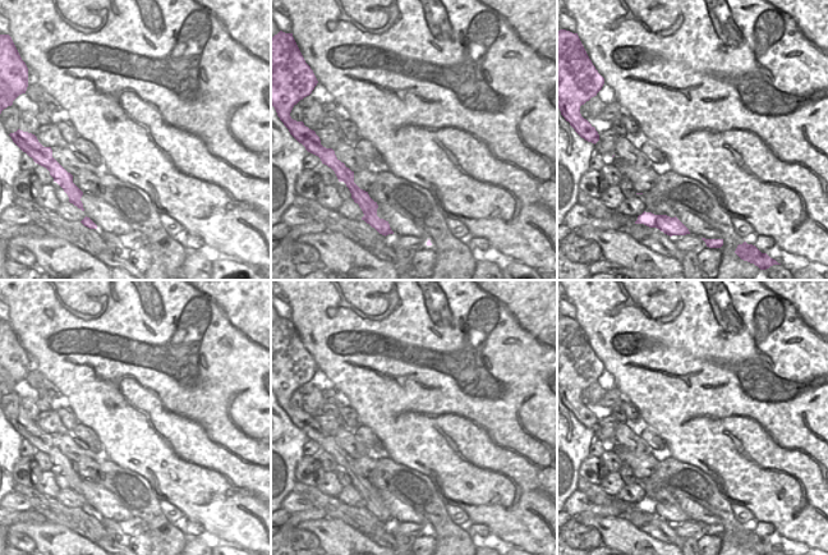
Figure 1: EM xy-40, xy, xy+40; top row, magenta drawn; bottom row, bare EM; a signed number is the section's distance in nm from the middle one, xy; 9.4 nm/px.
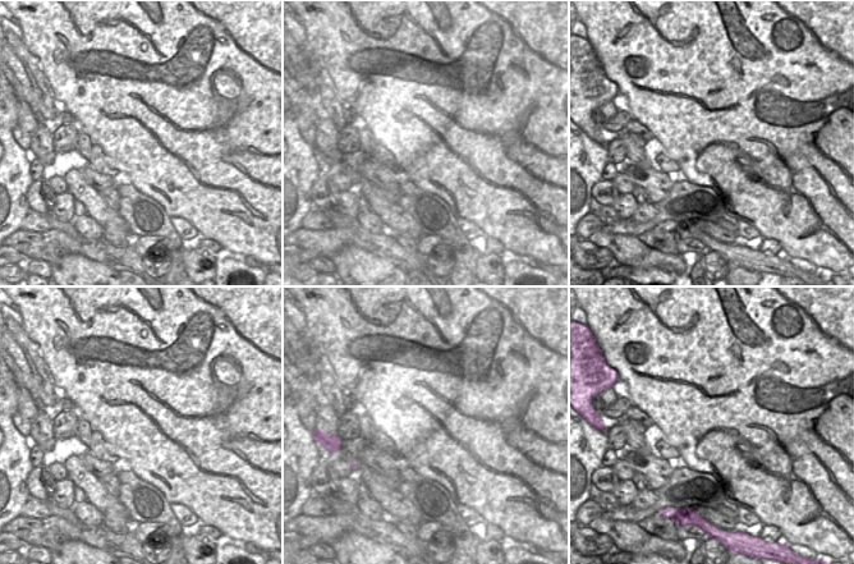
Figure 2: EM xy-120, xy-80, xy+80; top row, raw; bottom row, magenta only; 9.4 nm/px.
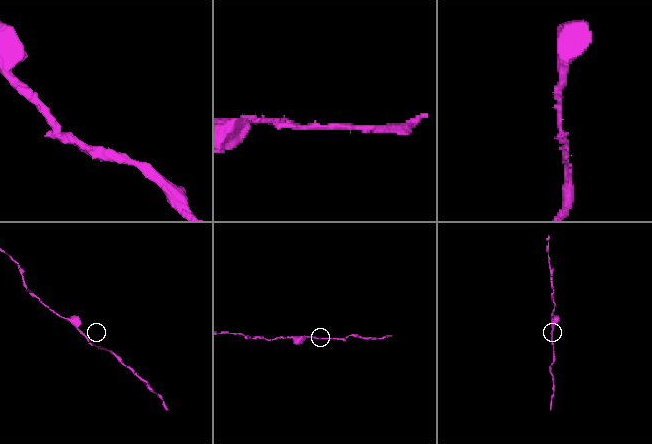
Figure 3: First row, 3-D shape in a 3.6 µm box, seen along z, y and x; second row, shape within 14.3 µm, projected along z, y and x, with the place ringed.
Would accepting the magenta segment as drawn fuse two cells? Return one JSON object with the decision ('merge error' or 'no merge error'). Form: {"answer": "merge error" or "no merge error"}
{"answer": "no merge error"}

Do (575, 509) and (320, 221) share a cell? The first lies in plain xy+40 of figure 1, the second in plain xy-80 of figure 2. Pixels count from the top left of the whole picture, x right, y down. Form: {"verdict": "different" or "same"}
{"verdict": "same"}

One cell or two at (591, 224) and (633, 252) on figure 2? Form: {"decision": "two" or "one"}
{"decision": "two"}

